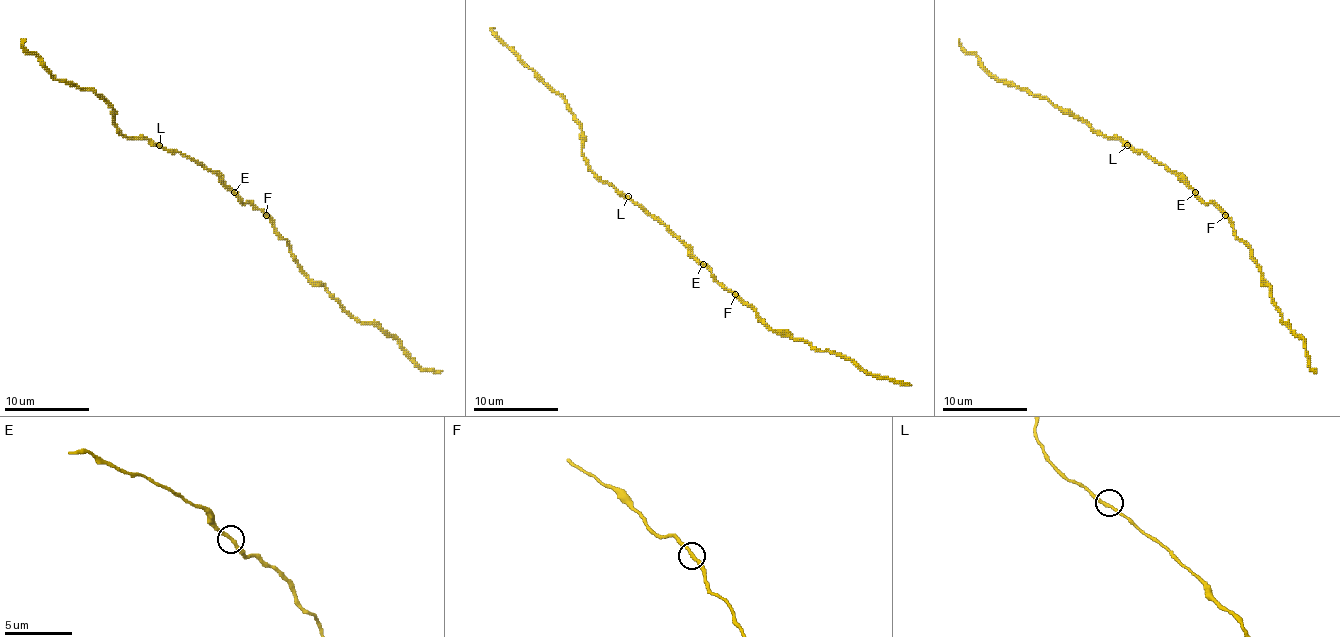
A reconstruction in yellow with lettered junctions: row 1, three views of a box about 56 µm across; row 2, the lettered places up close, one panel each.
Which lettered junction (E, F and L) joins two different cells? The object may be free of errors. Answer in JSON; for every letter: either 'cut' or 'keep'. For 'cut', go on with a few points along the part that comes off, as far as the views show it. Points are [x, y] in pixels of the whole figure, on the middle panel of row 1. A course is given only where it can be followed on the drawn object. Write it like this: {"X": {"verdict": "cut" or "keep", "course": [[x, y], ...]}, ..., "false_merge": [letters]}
{"E": {"verdict": "keep"}, "F": {"verdict": "keep"}, "L": {"verdict": "keep"}, "false_merge": []}

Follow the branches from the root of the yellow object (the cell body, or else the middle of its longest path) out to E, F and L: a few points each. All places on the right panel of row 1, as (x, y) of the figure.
E: (1178, 177), (1195, 192)
F: (1178, 177), (1206, 203), (1218, 207), (1225, 216)
L: (1178, 177), (1146, 152), (1135, 152), (1127, 145)

